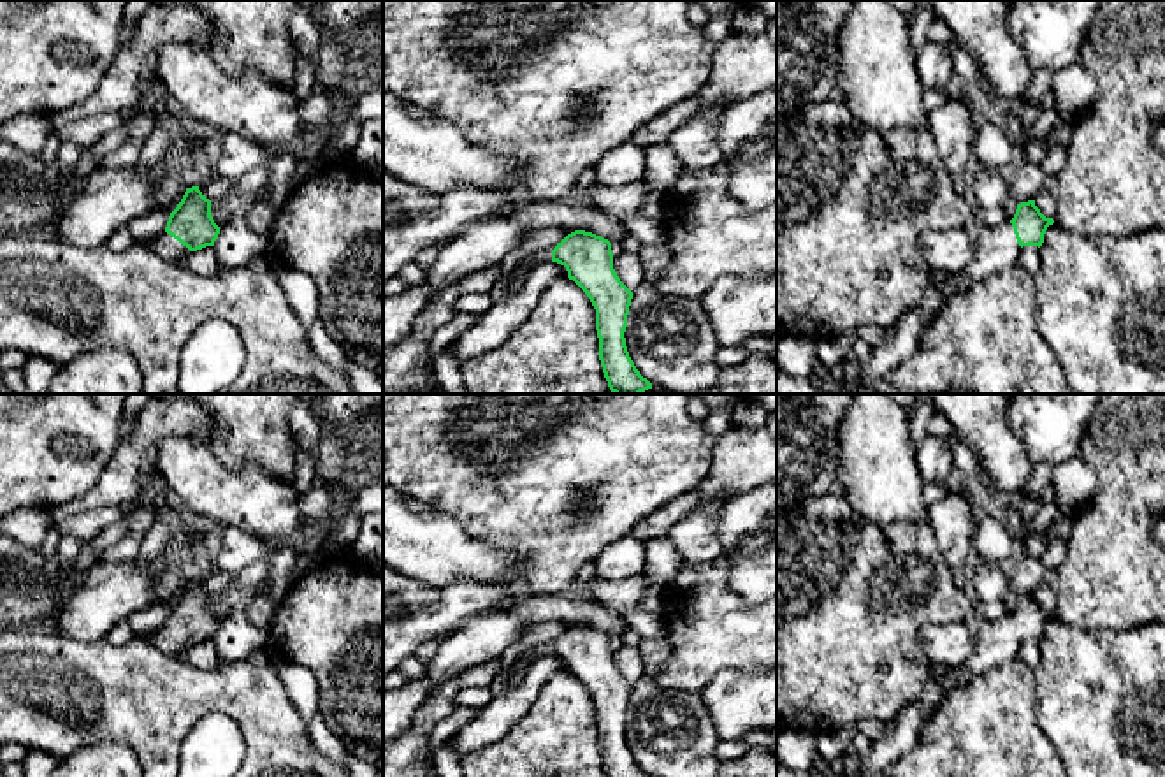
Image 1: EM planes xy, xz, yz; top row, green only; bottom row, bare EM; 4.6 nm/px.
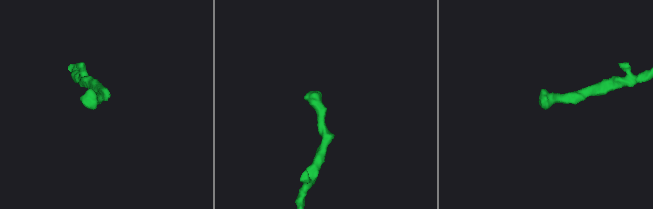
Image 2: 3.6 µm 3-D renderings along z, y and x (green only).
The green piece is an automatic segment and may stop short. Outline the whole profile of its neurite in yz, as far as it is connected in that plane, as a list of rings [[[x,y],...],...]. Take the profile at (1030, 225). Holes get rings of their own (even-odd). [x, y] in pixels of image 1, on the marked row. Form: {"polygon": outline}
{"polygon": [[[1035,200],[1017,204],[1012,220],[996,227],[984,227],[973,251],[973,260],[951,276],[949,281],[928,287],[915,306],[907,309],[893,327],[886,329],[879,345],[859,359],[861,374],[843,380],[849,394],[857,394],[865,385],[886,378],[901,362],[912,357],[921,343],[928,323],[945,301],[959,292],[972,288],[988,276],[1019,264],[1023,246],[1042,246],[1044,234],[1053,218],[1046,218]]]}

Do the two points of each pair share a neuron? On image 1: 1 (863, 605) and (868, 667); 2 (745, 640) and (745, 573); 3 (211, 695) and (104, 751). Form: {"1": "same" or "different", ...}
{"1": "same", "2": "different", "3": "different"}

